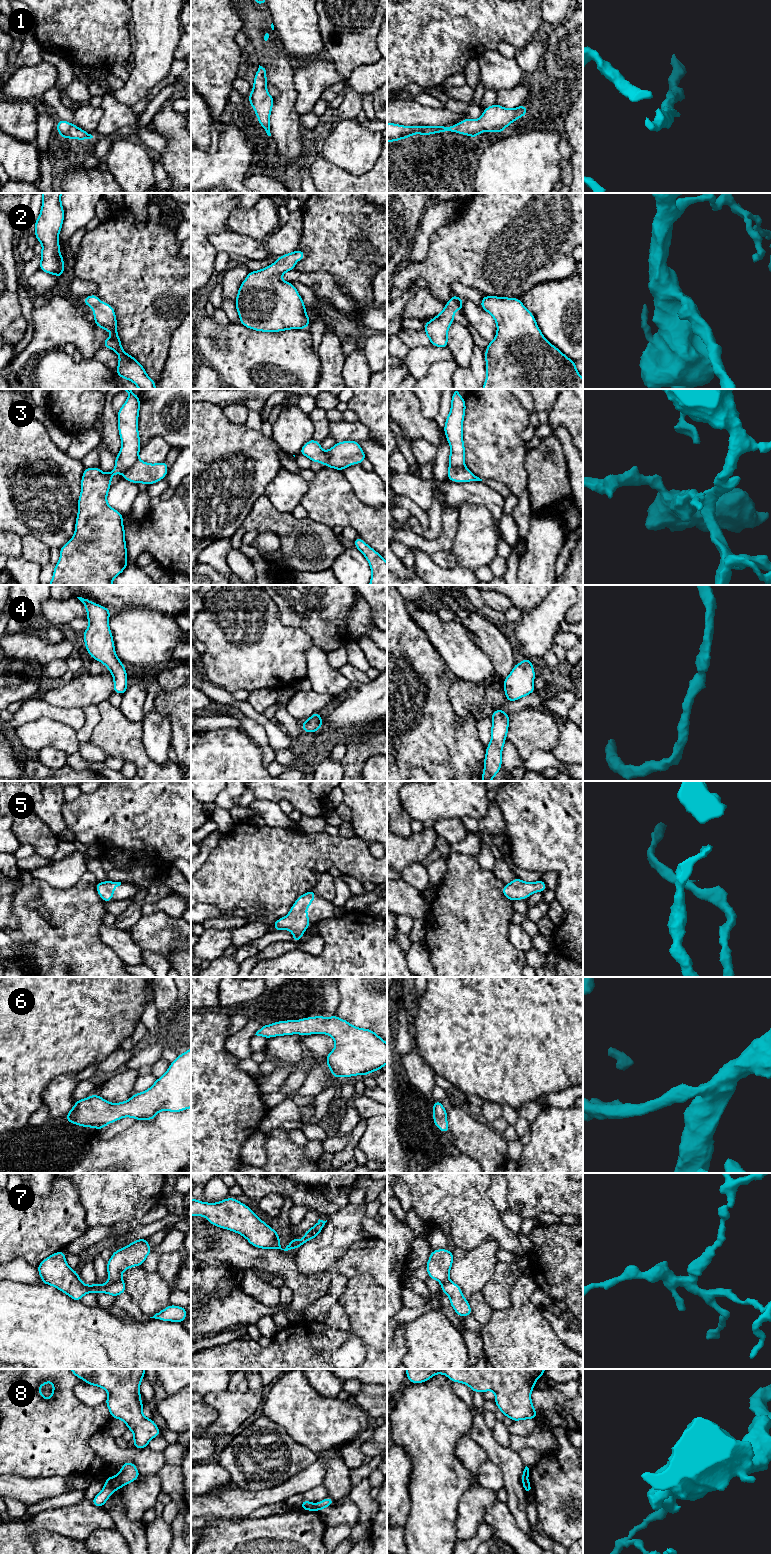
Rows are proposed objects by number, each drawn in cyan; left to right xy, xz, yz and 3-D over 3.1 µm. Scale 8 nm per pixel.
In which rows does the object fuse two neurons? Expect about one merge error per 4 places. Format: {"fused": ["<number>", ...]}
{"fused": ["3", "7", "8"]}

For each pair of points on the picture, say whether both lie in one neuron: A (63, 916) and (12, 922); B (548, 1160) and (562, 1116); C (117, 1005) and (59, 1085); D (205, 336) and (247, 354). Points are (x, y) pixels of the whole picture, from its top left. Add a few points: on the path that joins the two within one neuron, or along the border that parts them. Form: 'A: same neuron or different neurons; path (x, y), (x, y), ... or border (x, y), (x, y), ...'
A: different neurons; border (12, 898), (12, 914), (18, 921), (14, 930)
B: same neuron; path (557, 1149), (561, 1145), (561, 1127)
C: different neurons; border (76, 1073), (57, 1075), (46, 1085)
D: same neuron; path (215, 342), (237, 353)

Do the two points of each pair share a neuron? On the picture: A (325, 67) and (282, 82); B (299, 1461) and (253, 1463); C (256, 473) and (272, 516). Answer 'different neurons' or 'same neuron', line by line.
A: different neurons
B: same neuron
C: different neurons

